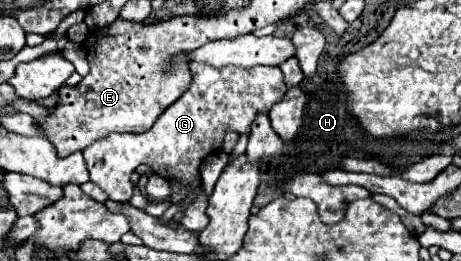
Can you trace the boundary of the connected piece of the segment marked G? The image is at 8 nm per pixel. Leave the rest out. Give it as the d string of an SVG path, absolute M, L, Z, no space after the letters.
M192 61L190 73L190 89L176 103L172 103L148 131L112 133L84 149L84 161L90 171L90 181L96 183L112 201L128 201L132 197L130 173L142 163L170 181L172 203L182 203L188 193L196 191L198 197L184 209L186 217L182 219L182 225L188 231L202 231L208 225L208 199L204 193L200 193L200 163L206 155L222 147L222 139L228 131L250 133L256 115L268 113L274 103L284 99L288 87L282 83L280 67L216 69L212 65Z

